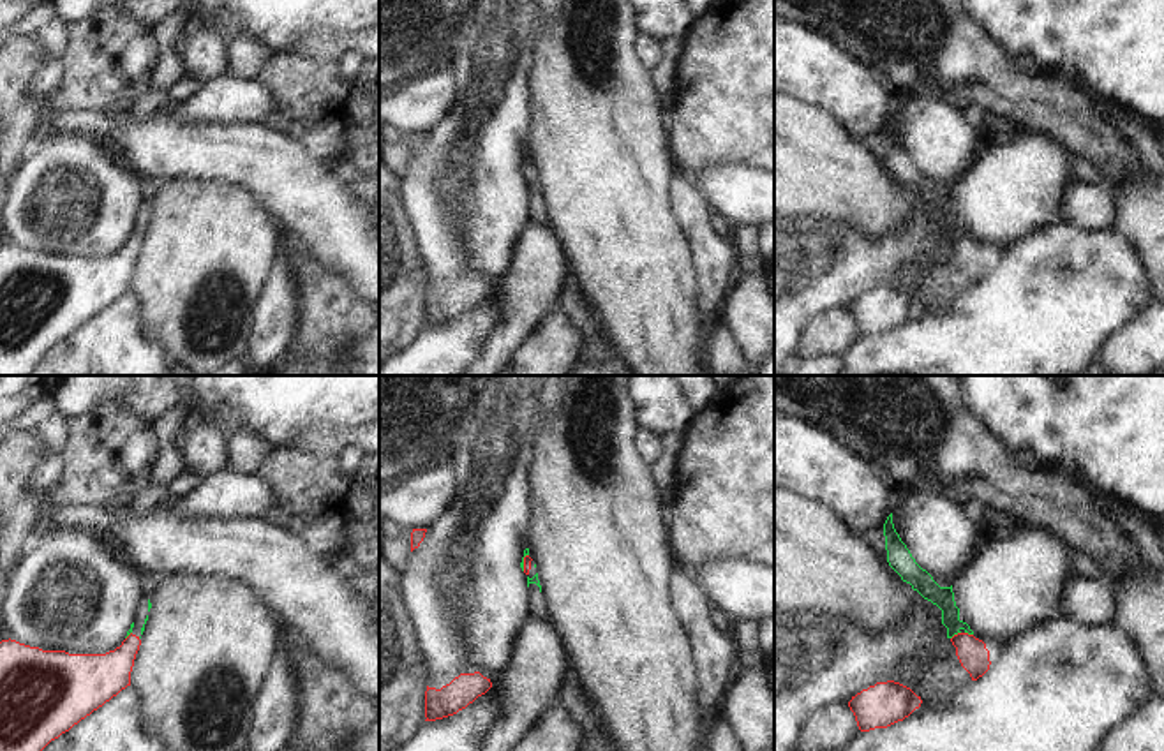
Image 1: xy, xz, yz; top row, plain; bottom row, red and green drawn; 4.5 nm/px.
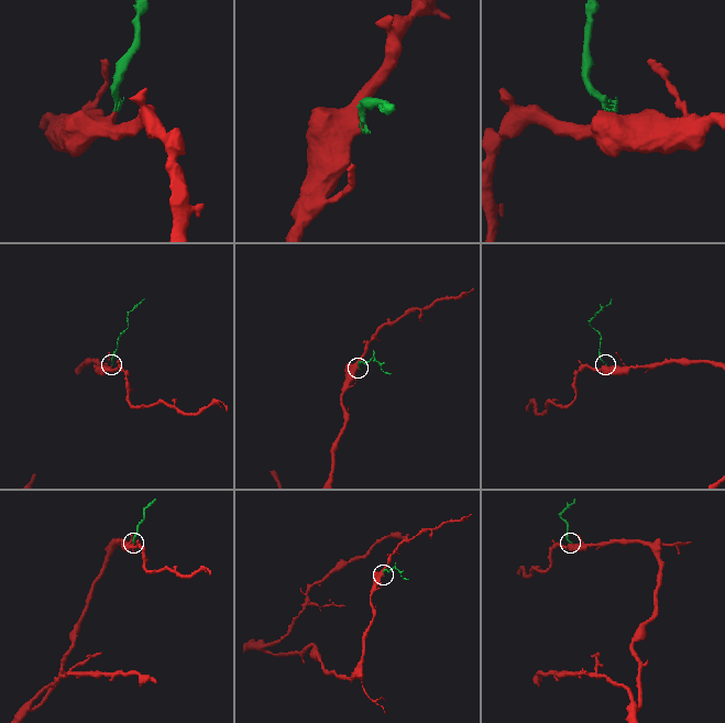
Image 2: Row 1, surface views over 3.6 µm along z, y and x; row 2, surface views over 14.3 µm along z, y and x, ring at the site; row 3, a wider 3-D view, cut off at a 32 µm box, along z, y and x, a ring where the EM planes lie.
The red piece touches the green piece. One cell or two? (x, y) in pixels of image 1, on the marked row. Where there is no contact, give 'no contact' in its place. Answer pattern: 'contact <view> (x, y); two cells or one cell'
contact yz (955, 635); one cell

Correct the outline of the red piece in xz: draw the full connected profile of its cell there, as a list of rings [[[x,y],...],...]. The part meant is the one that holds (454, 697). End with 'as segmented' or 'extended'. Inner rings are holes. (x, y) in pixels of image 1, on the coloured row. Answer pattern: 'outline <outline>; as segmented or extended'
outline [[[480,672],[460,673],[441,689],[425,691],[425,721],[436,721],[457,714],[492,688],[490,679]]]; as segmented

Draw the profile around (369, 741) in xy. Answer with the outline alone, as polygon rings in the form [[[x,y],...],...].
[[[379,721],[349,742],[347,751],[379,751]]]

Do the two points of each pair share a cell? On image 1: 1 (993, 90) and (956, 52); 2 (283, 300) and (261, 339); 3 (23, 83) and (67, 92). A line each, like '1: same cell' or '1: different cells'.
1: same cell
2: same cell
3: different cells

